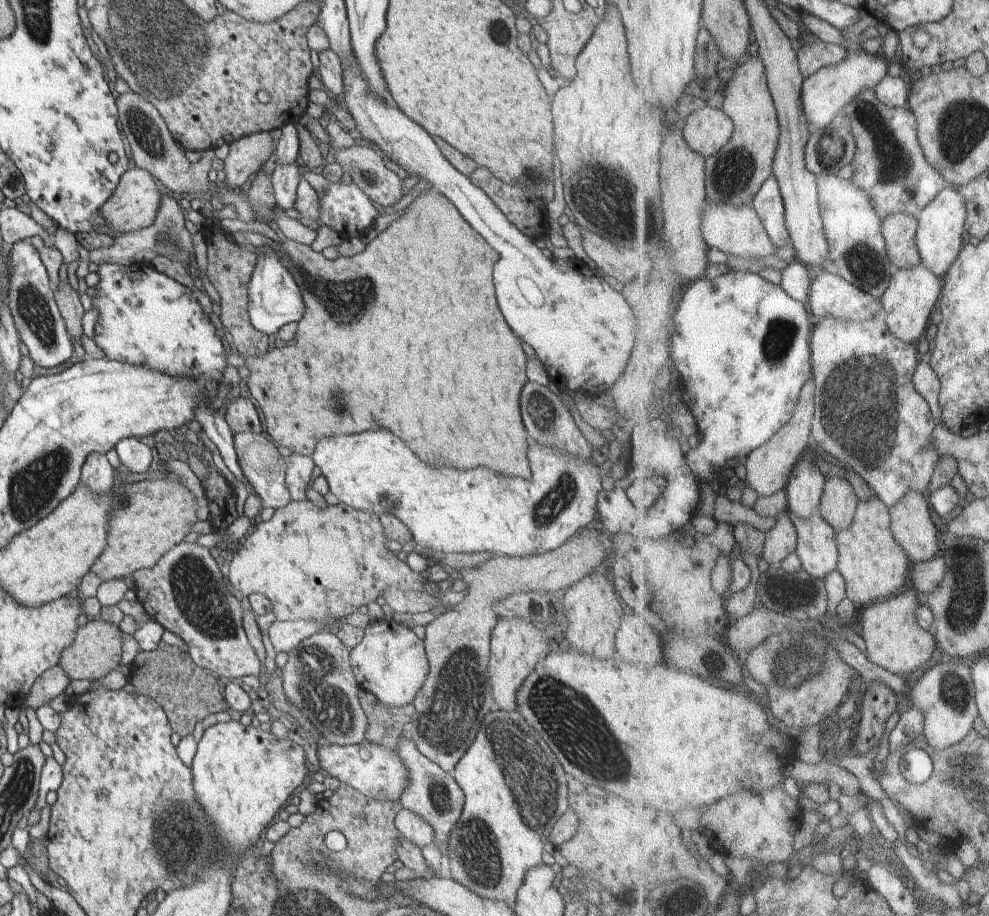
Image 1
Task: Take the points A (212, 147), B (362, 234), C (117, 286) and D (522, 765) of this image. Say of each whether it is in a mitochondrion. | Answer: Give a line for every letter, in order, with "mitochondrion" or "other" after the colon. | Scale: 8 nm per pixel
A: other
B: other
C: other
D: mitochondrion

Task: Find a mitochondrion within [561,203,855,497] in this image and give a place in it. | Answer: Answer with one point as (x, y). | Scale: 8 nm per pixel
(780, 335)

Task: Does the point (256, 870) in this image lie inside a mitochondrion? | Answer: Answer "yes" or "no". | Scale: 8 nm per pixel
yes

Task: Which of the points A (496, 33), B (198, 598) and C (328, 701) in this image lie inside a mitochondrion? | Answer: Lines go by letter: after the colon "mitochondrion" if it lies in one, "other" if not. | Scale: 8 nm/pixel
A: mitochondrion
B: mitochondrion
C: mitochondrion

